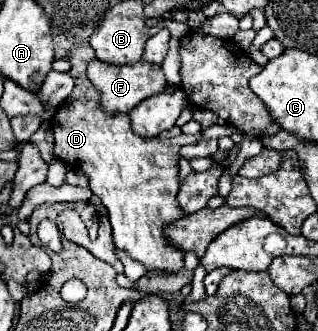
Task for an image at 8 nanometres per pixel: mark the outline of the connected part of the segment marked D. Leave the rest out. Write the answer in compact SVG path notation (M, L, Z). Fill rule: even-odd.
M82 44L78 48L74 48L72 54L68 56L68 60L72 62L72 70L68 74L76 80L76 88L74 88L72 96L62 102L54 120L50 122L50 128L54 132L54 156L60 158L62 162L70 164L72 170L80 170L90 178L92 192L102 198L102 202L108 210L108 218L110 218L110 224L112 224L112 234L114 234L116 248L124 250L132 260L138 260L140 264L144 264L146 270L166 272L166 274L180 272L184 268L184 252L180 248L176 248L164 236L166 226L170 226L172 222L186 216L184 210L176 202L176 194L178 194L178 186L180 186L180 180L178 180L178 170L180 170L178 168L178 150L180 150L182 144L192 144L201 137L220 138L241 132L229 124L215 124L206 128L205 131L202 130L200 134L180 134L178 138L170 138L170 140L158 140L158 138L152 140L152 138L136 136L130 128L130 118L126 114L106 116L104 110L100 110L96 88L92 86L92 82L88 82L88 76L86 76L86 66L94 58L96 56L94 56L94 50L92 50L90 44Z

